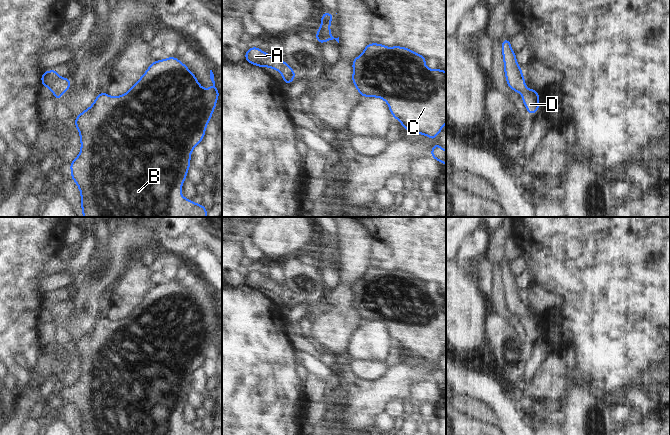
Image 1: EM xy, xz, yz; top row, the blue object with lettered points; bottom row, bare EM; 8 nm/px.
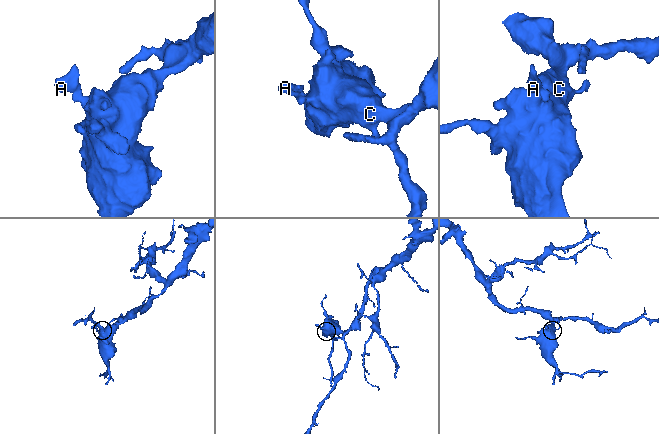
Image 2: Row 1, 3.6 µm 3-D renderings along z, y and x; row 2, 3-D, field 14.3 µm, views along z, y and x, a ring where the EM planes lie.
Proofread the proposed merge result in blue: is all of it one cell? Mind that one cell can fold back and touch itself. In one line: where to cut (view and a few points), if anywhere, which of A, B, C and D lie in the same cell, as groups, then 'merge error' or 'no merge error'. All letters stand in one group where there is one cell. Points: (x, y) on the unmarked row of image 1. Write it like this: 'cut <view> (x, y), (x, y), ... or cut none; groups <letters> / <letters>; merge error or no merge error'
cut none; groups A B C D; no merge error

